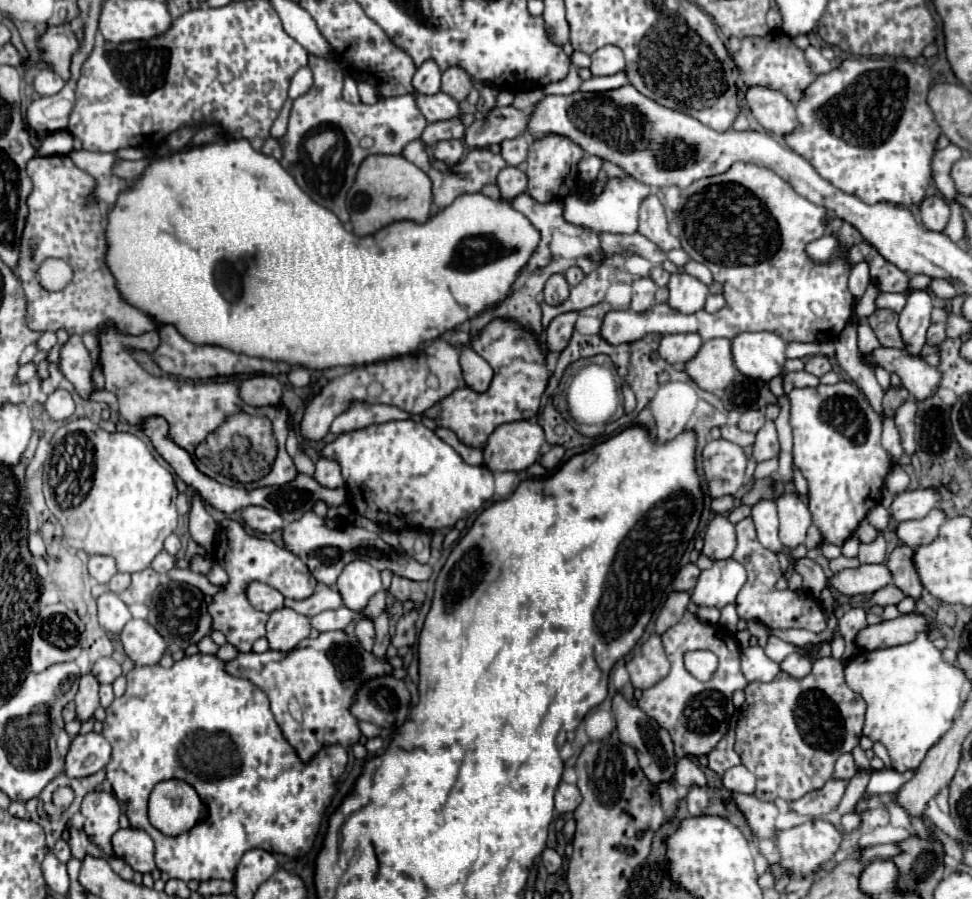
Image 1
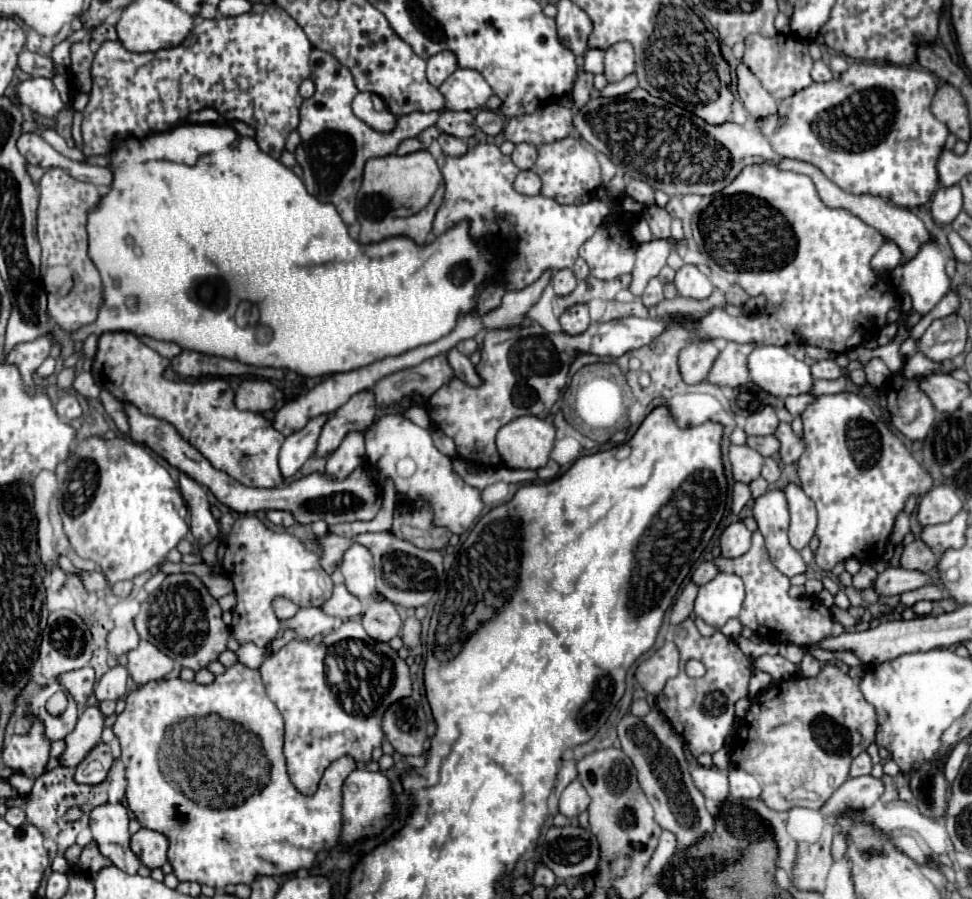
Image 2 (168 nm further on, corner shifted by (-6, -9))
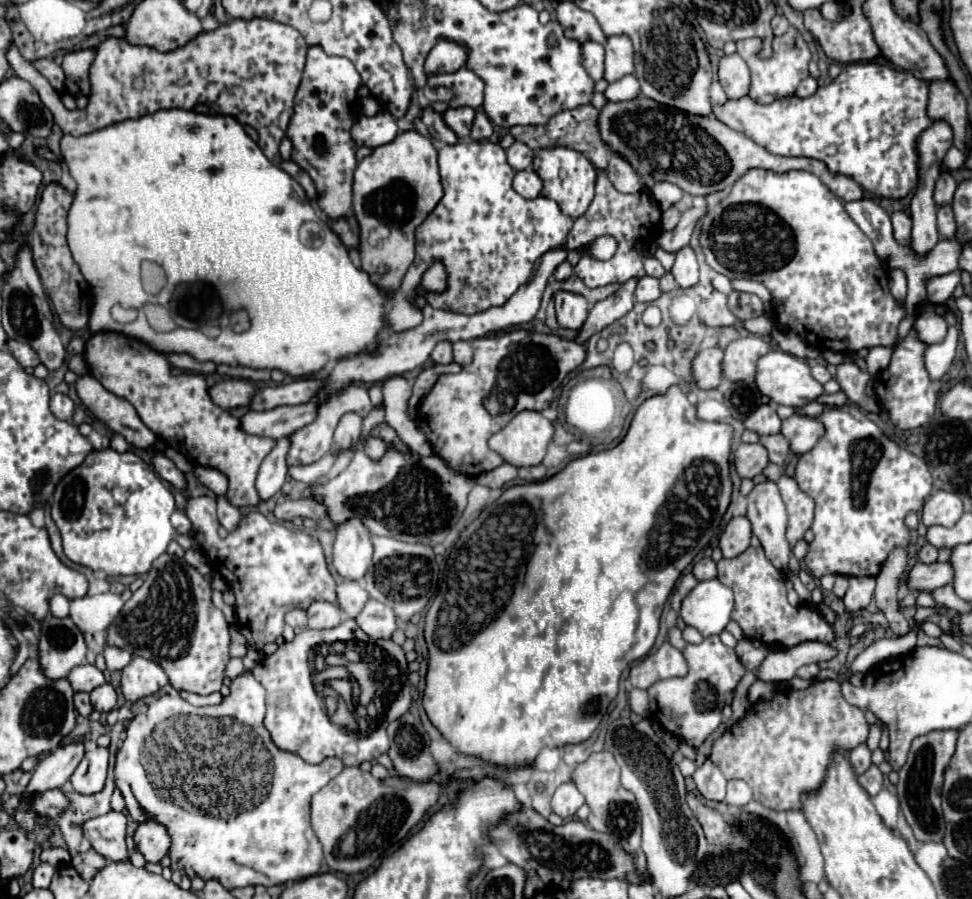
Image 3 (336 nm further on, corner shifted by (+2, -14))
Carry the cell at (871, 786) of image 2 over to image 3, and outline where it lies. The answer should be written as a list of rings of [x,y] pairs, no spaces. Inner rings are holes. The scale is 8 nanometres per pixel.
[[[871,766],[871,768],[869,768],[863,776],[859,776],[857,780],[859,780],[859,784],[867,790],[869,796],[875,796],[875,794],[883,788],[883,774],[881,774],[881,770],[879,770],[877,766]]]

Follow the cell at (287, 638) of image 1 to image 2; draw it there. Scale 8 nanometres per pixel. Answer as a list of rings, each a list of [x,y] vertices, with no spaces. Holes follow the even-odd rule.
[[[305,607],[305,609],[299,609],[299,613],[293,619],[283,623],[283,629],[279,635],[283,635],[287,627],[295,629],[301,639],[313,639],[315,635],[333,631],[337,627],[337,619],[327,615],[321,607]]]

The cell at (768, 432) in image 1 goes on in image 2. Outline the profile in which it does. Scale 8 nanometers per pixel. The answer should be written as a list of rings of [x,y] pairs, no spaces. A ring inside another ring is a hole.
[[[781,423],[775,431],[775,437],[781,441],[781,459],[785,465],[797,463],[801,453],[805,451],[805,441],[803,437],[797,437],[795,431],[791,429],[791,423]]]

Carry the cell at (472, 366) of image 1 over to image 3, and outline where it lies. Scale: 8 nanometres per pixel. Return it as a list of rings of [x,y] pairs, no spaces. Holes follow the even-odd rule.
[[[439,342],[431,354],[431,360],[435,364],[451,364],[453,362],[453,352],[451,352],[451,342]]]

